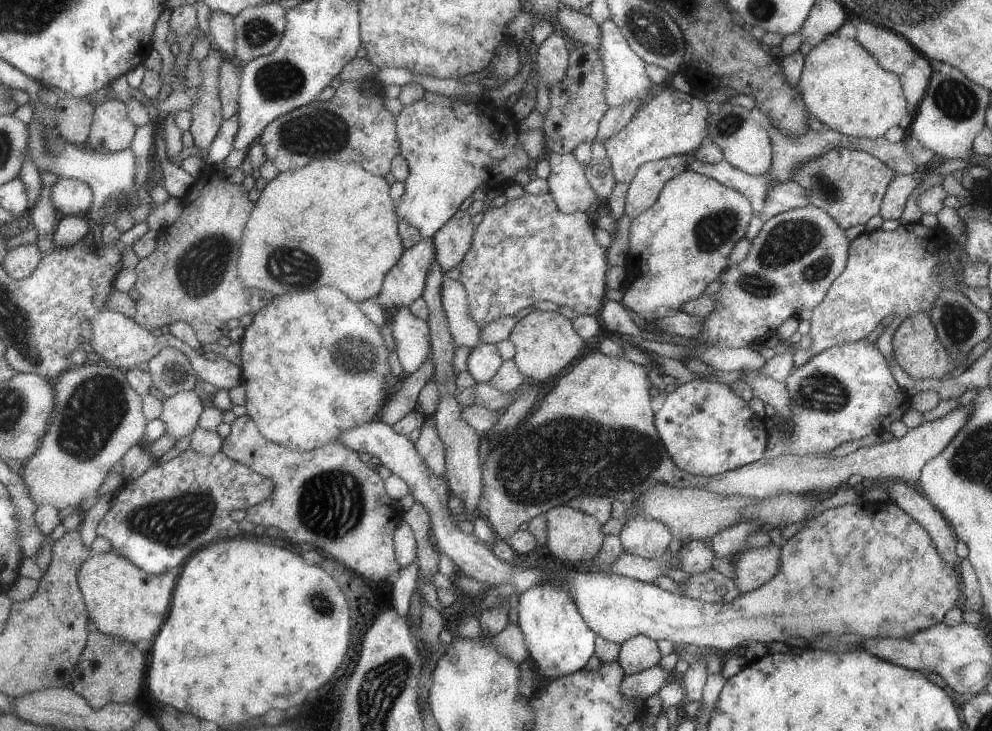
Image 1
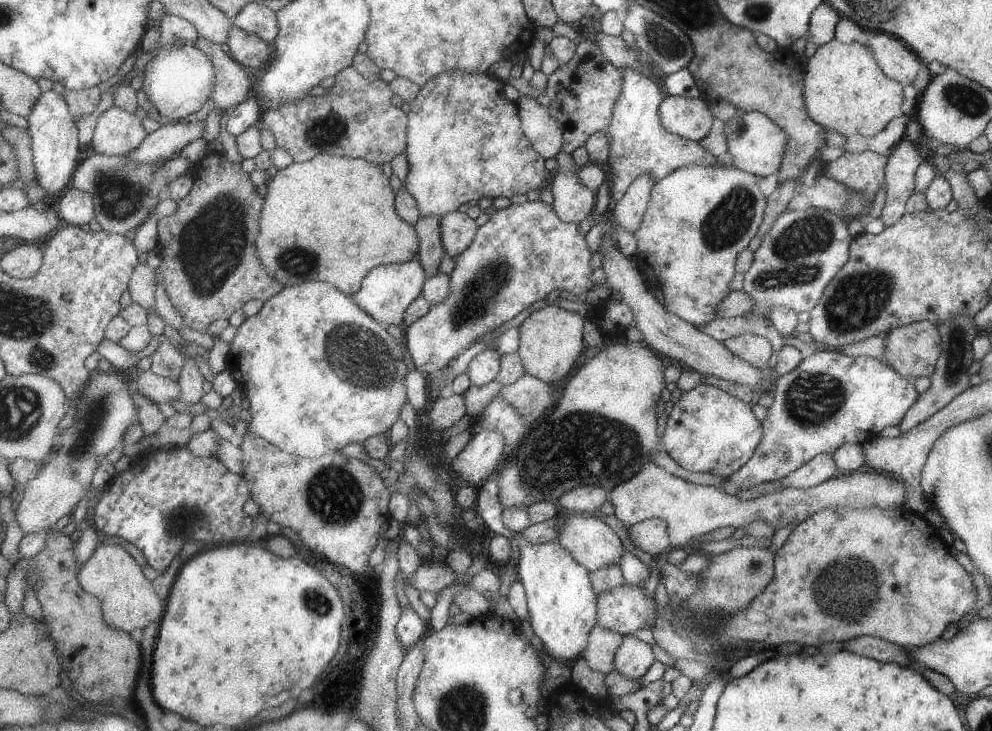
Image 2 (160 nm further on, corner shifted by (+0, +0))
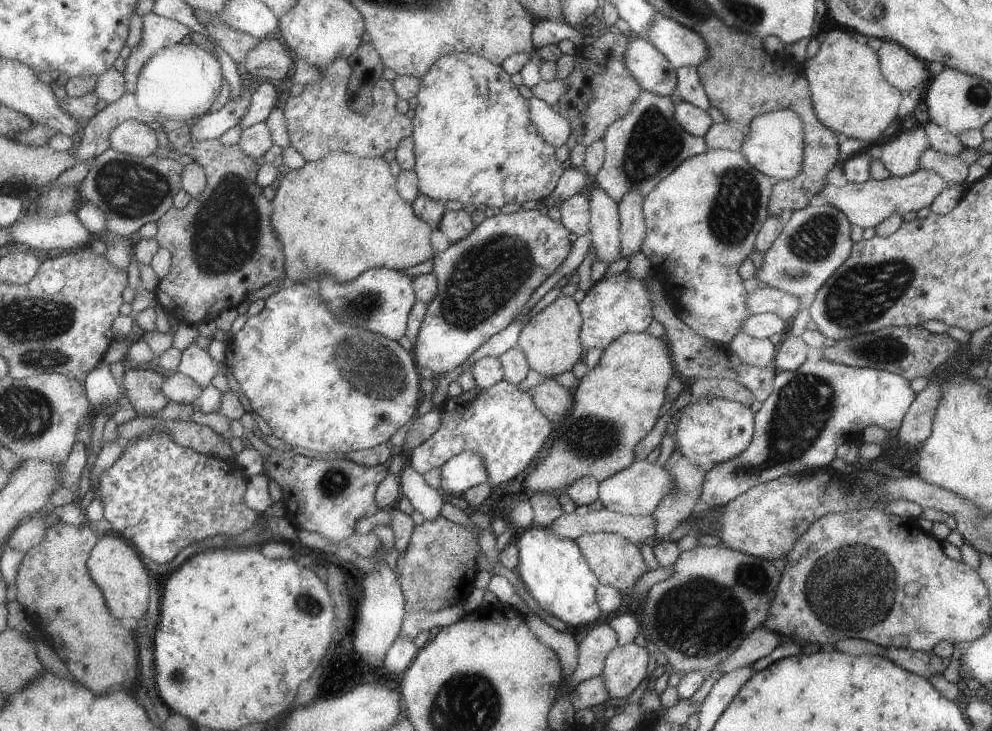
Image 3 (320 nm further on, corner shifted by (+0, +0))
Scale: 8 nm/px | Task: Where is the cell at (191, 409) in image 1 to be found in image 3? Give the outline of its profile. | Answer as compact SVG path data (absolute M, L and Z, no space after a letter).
M193 342L183 351L178 372L193 377L203 388L207 388L213 382L215 374L227 374L227 370L229 371L224 361L213 360L209 350L201 348L199 344Z

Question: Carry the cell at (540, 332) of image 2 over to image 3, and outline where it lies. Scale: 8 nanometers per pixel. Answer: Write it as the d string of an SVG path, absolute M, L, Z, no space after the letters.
M559 295L524 324L516 346L524 352L531 370L554 377L565 370L571 370L571 366L581 358L582 344L578 338L581 326L582 315L578 304L572 296Z

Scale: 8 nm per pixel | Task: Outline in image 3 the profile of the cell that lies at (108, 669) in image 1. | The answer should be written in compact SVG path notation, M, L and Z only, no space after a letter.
M60 522L47 528L45 538L24 556L15 582L16 602L22 608L39 616L45 632L51 636L54 648L57 648L57 652L69 667L73 678L96 695L106 695L113 691L129 689L130 682L136 677L139 678L140 646L136 632L127 630L121 624L121 619L110 611L103 590L90 575L88 562L101 538L97 534L95 528L91 528L89 523L74 525Z

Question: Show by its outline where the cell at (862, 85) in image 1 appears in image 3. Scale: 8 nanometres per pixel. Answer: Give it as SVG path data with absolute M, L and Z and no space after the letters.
M826 29L818 51L802 64L816 117L823 126L847 139L875 145L883 130L897 118L901 92L885 82L878 53L858 43L849 30Z

